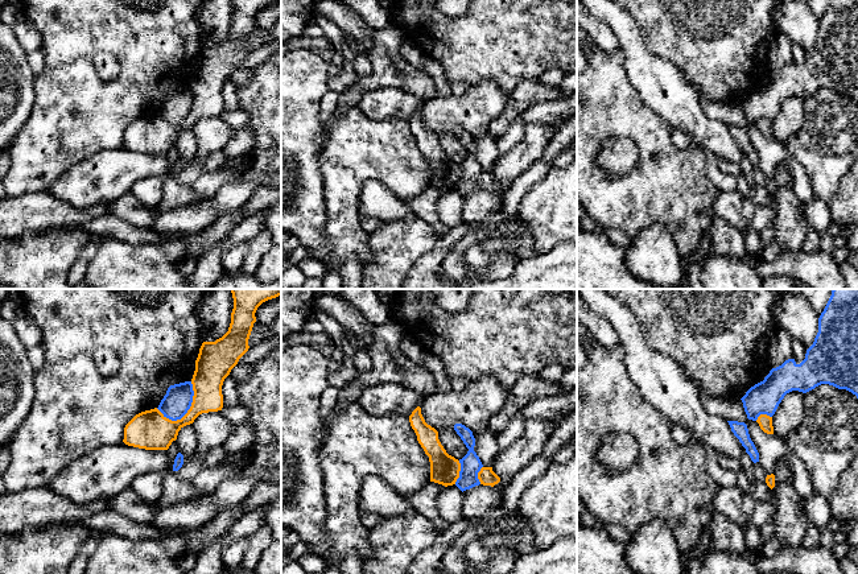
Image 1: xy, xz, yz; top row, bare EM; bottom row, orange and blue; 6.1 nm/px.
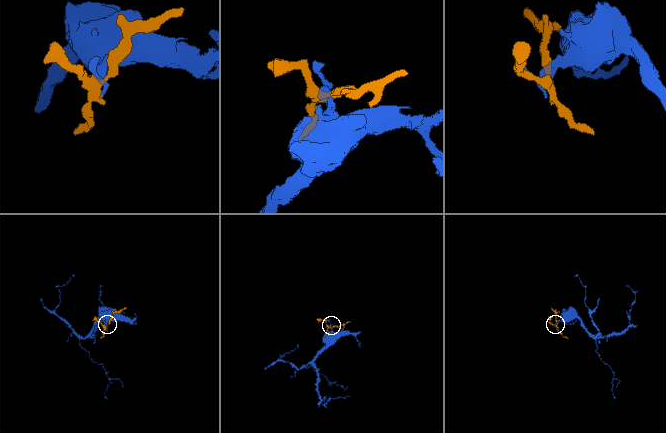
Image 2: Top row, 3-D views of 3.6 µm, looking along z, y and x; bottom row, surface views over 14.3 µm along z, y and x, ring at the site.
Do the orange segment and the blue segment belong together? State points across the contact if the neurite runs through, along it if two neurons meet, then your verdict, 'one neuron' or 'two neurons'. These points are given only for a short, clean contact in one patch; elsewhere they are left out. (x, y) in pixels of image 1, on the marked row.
along xy (192, 382), (190, 408), (180, 418), (164, 417) | two neurons

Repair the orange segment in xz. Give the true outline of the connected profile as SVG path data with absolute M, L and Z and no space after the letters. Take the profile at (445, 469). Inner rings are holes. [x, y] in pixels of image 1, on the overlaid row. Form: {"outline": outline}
{"outline": "M417 406L409 416L412 429L417 435L417 441L429 457L430 482L445 487L455 484L459 478L461 463L449 455L438 439L438 431L428 425Z"}

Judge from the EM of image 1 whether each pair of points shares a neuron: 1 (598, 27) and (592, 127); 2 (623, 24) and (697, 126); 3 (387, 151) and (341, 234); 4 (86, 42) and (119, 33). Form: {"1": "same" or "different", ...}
{"1": "different", "2": "same", "3": "same", "4": "same"}

